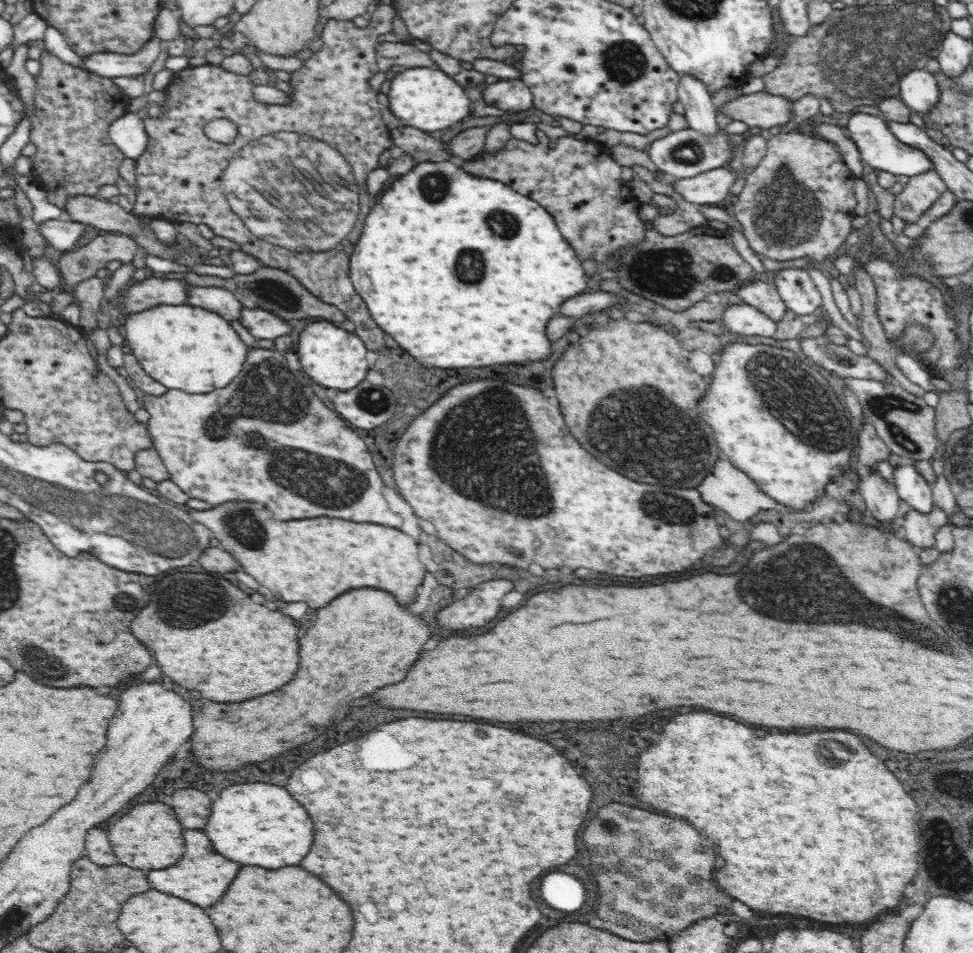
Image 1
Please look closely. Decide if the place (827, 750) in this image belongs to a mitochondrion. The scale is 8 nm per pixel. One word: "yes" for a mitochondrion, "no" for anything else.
yes

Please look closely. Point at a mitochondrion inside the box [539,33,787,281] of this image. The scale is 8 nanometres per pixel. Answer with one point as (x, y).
(624, 62)

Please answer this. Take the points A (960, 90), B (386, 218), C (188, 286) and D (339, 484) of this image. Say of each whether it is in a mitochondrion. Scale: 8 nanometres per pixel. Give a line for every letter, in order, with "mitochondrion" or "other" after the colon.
A: mitochondrion
B: other
C: other
D: mitochondrion

